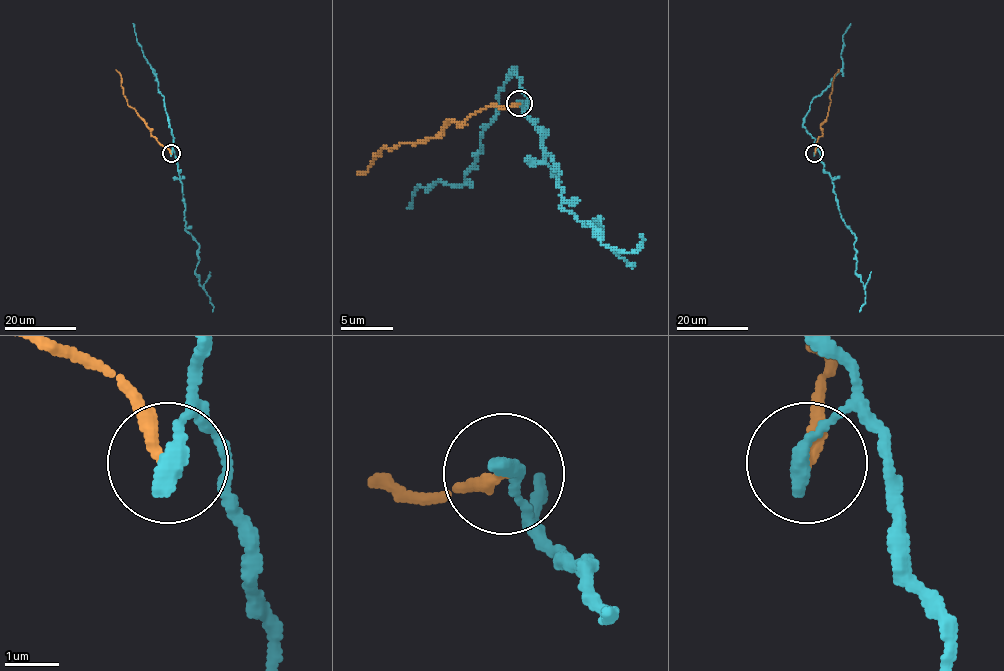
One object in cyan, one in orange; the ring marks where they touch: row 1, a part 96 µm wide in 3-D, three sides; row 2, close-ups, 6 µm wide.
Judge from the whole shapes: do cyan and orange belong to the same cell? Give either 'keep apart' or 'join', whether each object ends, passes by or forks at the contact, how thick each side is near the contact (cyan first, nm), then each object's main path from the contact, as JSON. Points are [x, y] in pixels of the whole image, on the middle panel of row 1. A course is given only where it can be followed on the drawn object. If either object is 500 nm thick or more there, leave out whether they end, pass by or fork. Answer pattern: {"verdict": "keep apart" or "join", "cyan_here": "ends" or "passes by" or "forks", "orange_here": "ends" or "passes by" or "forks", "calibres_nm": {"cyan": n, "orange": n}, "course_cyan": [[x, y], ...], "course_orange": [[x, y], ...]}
{"verdict": "keep apart", "cyan_here": "ends", "orange_here": "ends", "calibres_nm": {"cyan": 360, "orange": 240}, "course_cyan": [[519, 103], [561, 174], [561, 205], [601, 219], [590, 221], [603, 245], [624, 253], [640, 234]], "course_orange": [[519, 103], [475, 111], [459, 127], [449, 119], [433, 137], [381, 148], [357, 174]]}

